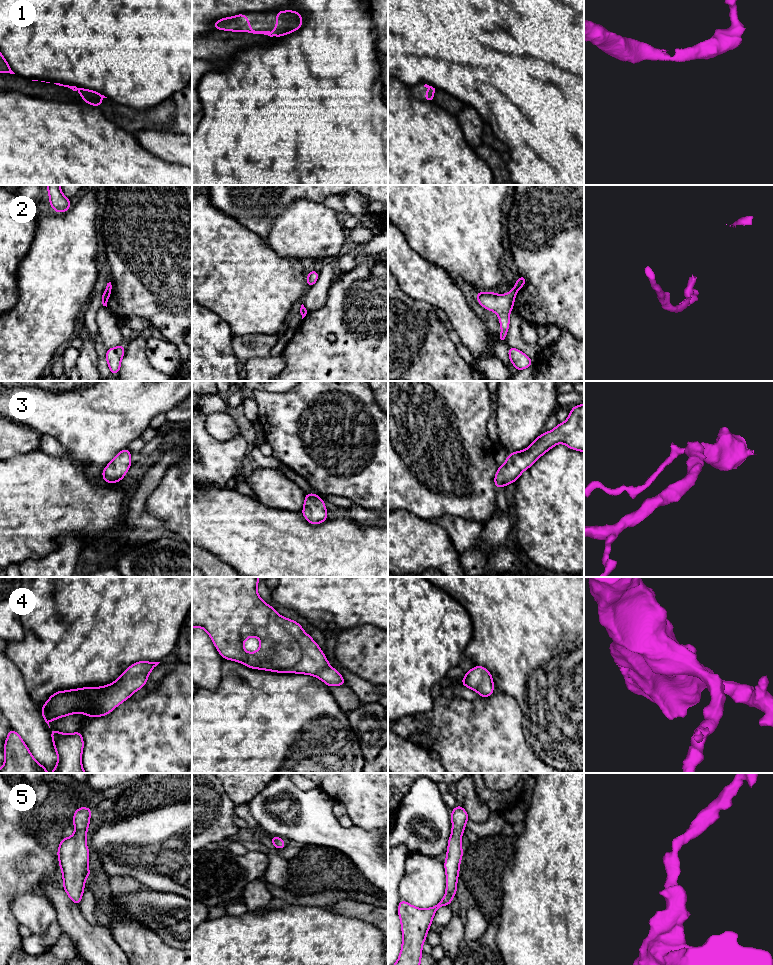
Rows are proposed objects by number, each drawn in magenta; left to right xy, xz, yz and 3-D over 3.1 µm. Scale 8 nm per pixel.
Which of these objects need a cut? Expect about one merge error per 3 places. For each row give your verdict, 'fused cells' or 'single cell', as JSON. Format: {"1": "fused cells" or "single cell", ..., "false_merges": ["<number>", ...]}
{"1": "single cell", "2": "fused cells", "3": "single cell", "4": "single cell", "5": "single cell", "false_merges": ["2"]}

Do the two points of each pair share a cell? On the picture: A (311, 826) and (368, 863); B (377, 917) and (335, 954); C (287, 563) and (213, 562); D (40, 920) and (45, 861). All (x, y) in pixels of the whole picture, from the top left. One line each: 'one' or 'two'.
A: one
B: two
C: two
D: two

